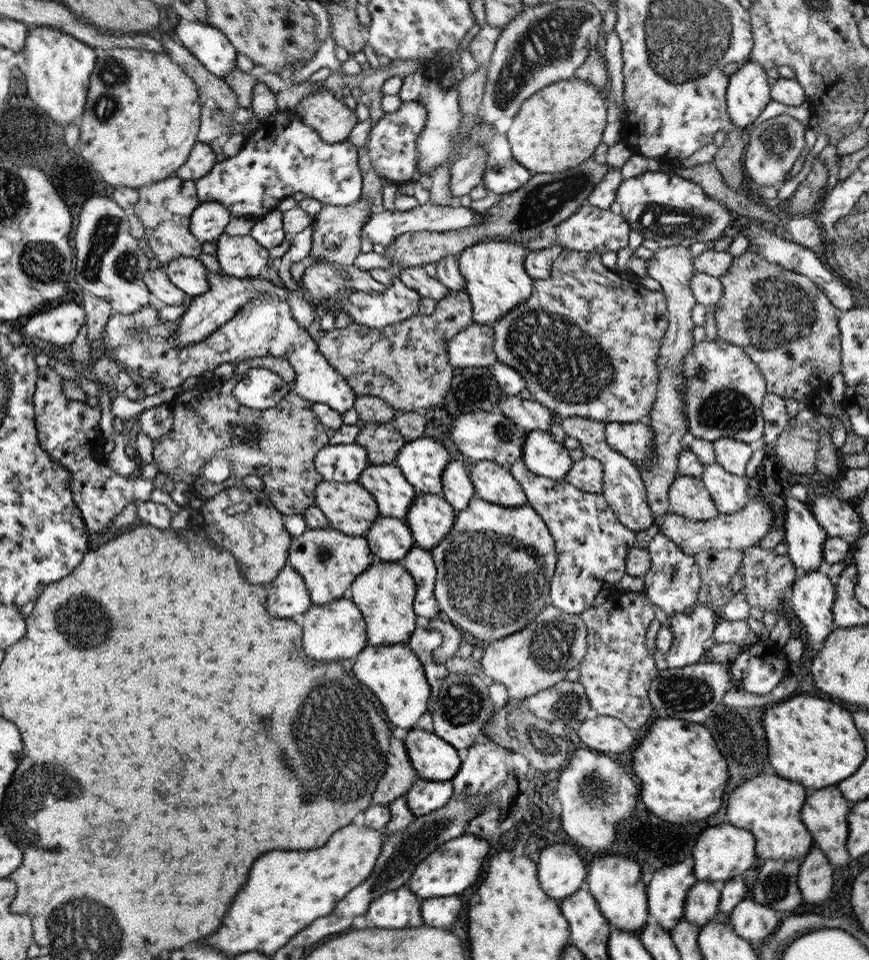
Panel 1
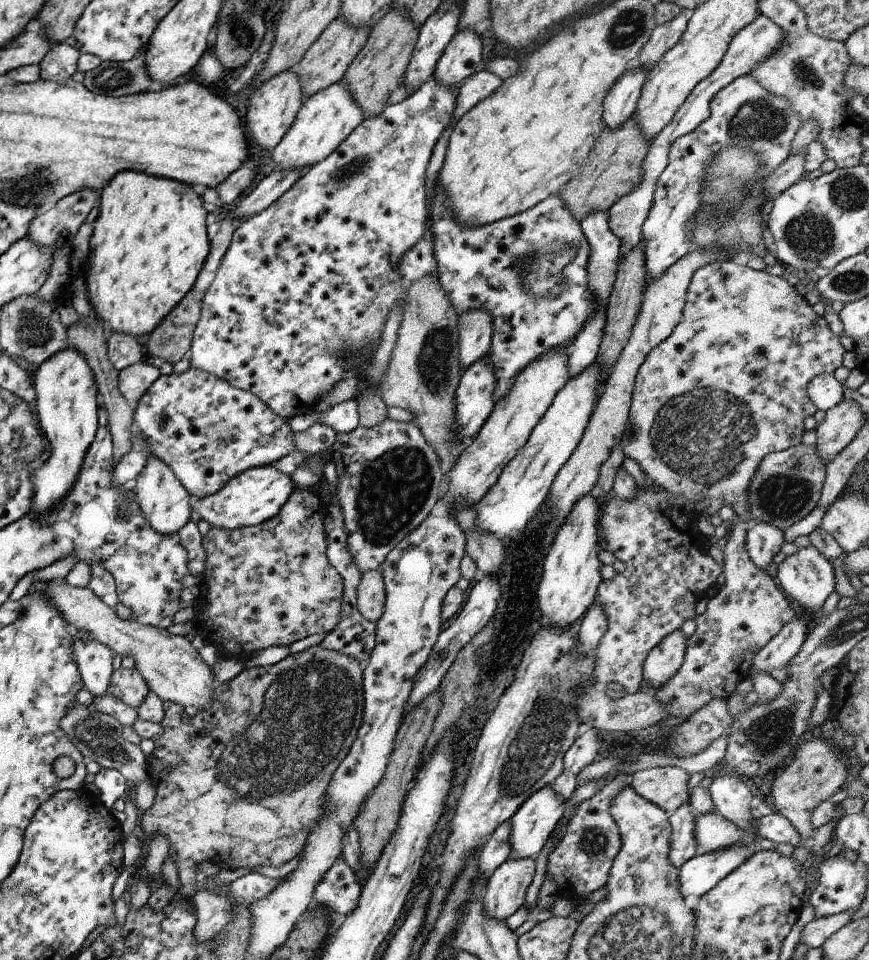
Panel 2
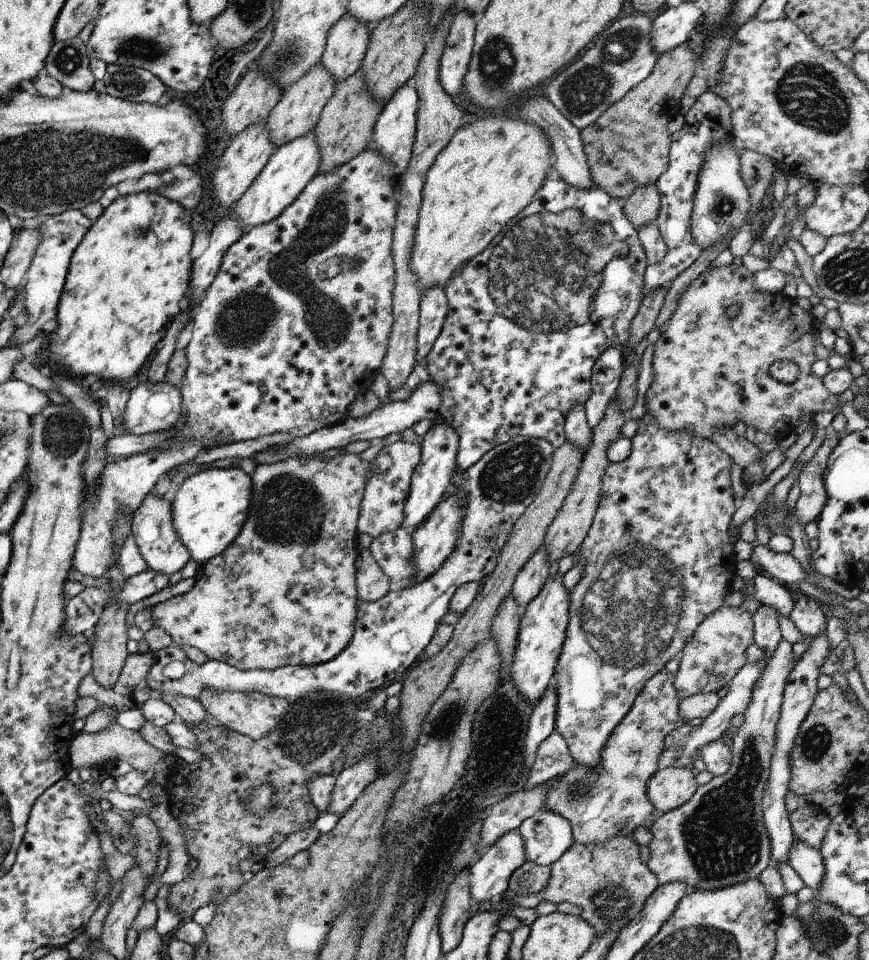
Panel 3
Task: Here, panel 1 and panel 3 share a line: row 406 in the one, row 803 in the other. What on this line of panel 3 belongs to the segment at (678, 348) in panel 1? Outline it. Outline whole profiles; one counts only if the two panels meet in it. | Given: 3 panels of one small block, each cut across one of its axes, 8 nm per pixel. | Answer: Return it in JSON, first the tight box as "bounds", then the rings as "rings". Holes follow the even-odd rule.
{"bounds":[645,767,698,811],"rings":[[[691,767],[658,769],[649,780],[645,792],[657,811],[674,810],[691,799],[698,785]]]}

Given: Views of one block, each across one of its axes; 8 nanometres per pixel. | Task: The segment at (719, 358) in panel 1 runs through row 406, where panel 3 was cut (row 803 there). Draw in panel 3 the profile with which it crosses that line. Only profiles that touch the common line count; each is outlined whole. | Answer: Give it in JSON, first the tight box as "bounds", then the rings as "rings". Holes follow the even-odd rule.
{"bounds":[645,639,793,890],"rings":[[[782,639],[769,662],[765,664],[765,670],[755,680],[751,698],[745,706],[743,724],[737,728],[733,740],[731,740],[729,770],[721,776],[713,776],[708,784],[698,786],[690,800],[682,806],[665,812],[663,816],[654,820],[649,828],[652,838],[647,844],[649,858],[645,863],[646,868],[655,876],[658,885],[667,882],[683,882],[694,890],[719,890],[758,878],[760,872],[771,865],[769,858],[769,838],[763,828],[761,800],[765,782],[769,776],[771,754],[775,744],[775,726],[779,720],[779,712],[782,702],[782,691],[785,686],[785,678],[793,668],[792,645]]]}

